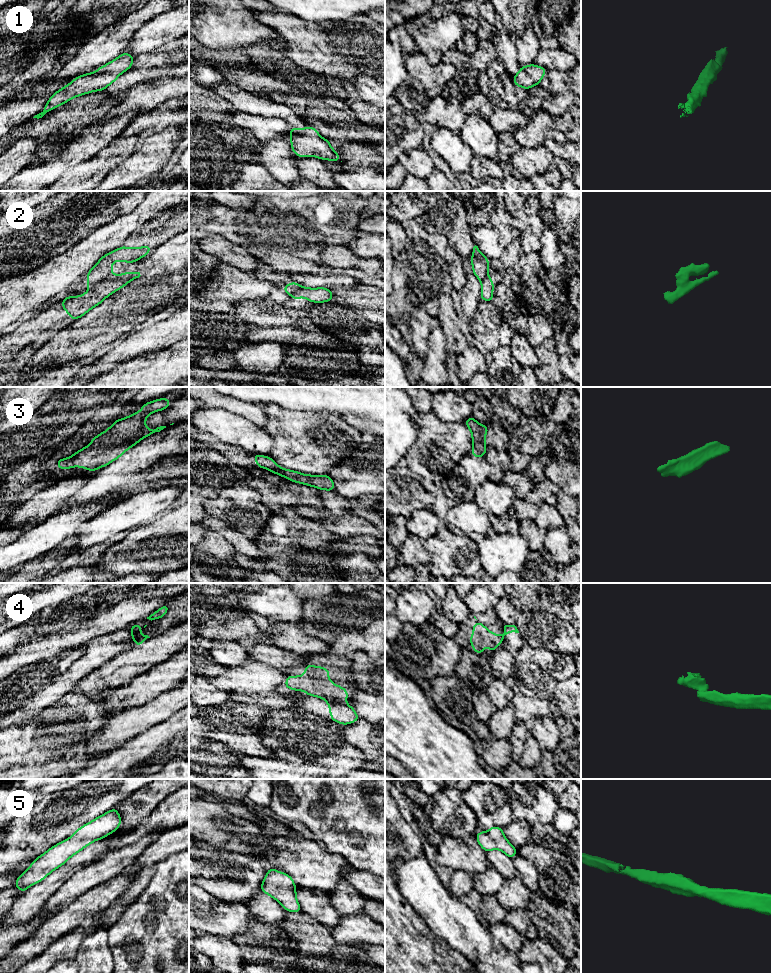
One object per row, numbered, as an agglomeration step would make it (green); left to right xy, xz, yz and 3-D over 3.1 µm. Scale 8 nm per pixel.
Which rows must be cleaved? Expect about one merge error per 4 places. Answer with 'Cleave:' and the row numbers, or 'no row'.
Cleave: 2, 4

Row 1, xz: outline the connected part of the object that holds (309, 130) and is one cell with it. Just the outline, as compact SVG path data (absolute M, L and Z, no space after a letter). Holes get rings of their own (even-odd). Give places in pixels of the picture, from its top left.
M312 126L305 128L291 127L289 130L291 150L300 158L314 156L321 160L341 161L341 156L330 145L330 141L319 135ZM341 161L342 162L342 161Z

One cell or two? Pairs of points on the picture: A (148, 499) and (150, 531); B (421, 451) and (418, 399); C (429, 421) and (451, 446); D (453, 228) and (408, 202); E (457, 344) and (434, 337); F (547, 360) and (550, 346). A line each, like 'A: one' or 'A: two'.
A: two
B: two
C: one
D: one
E: two
F: one

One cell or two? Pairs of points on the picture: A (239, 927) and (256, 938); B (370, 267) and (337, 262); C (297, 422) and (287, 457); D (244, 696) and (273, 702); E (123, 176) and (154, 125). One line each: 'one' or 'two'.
A: two
B: one
C: one
D: one
E: two

